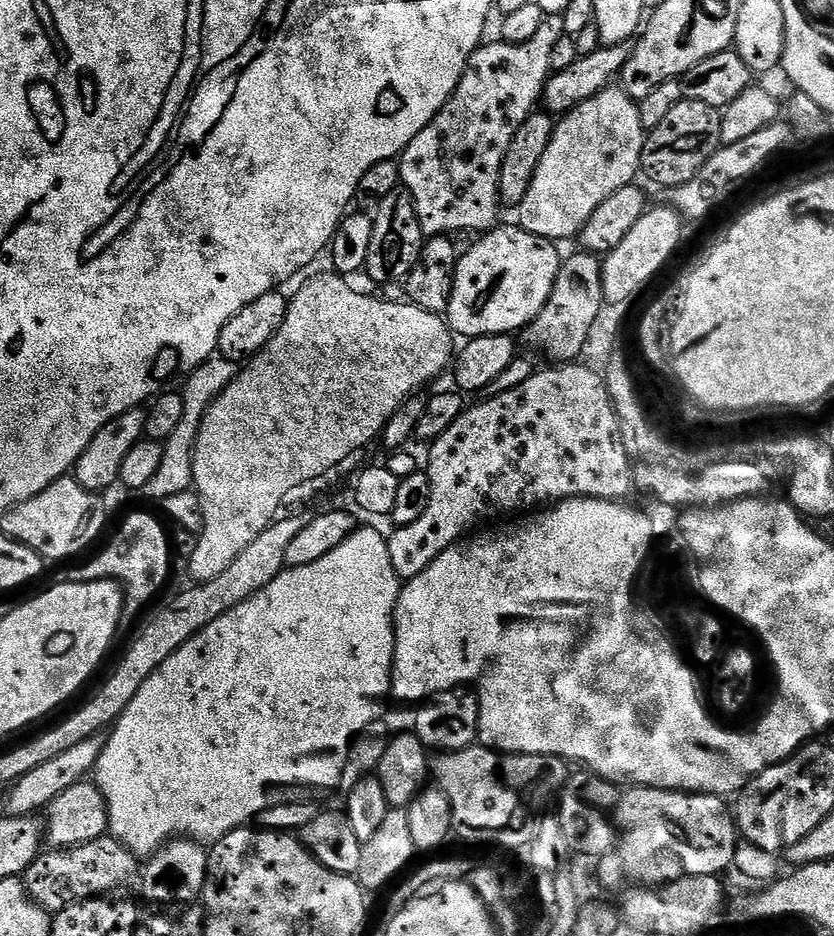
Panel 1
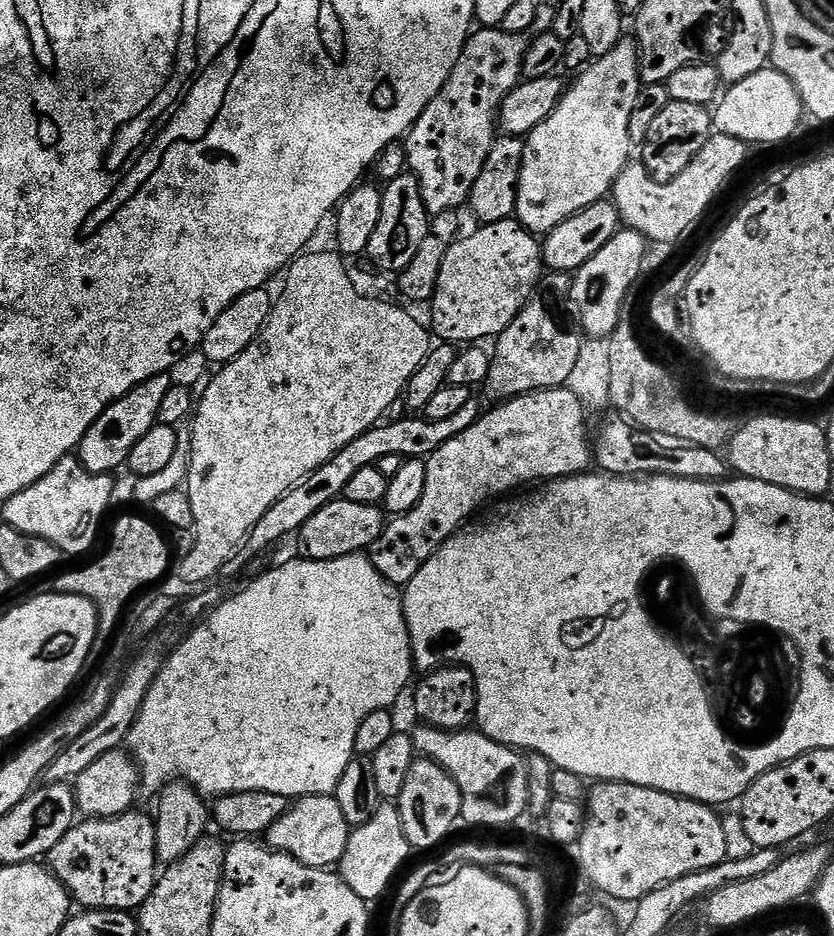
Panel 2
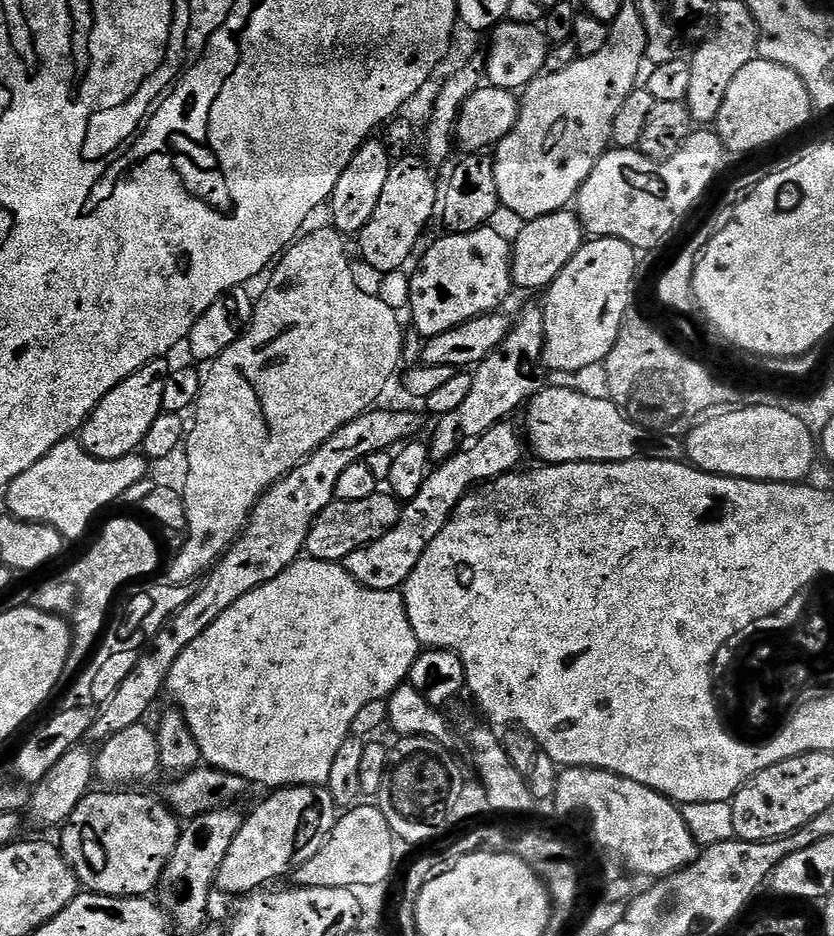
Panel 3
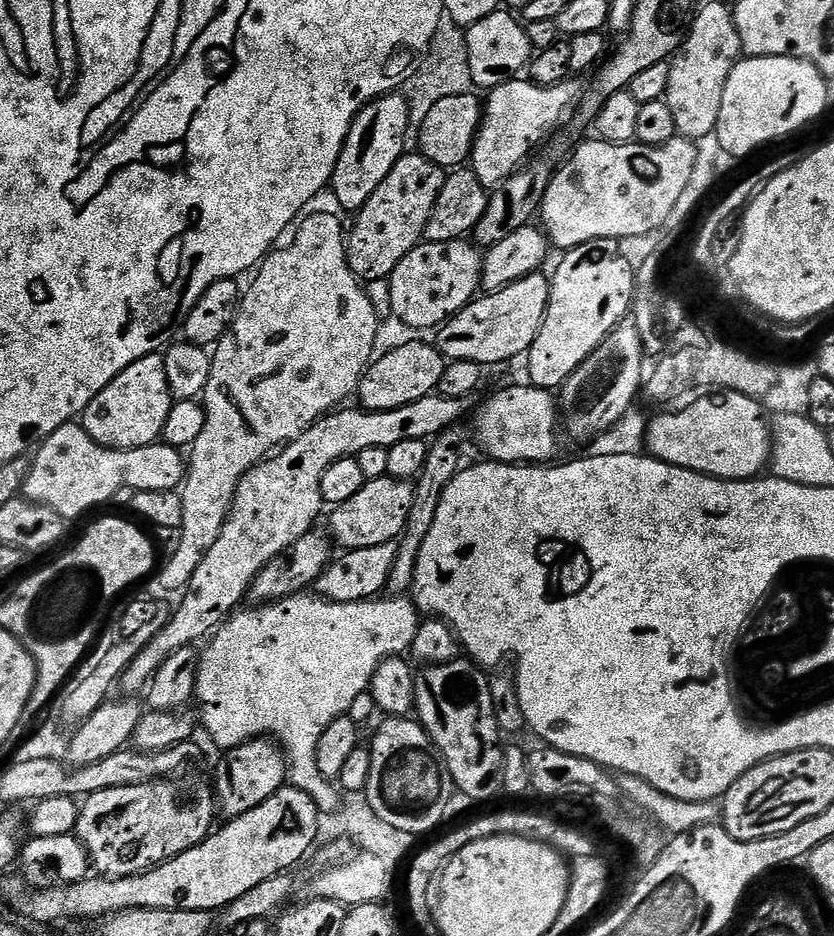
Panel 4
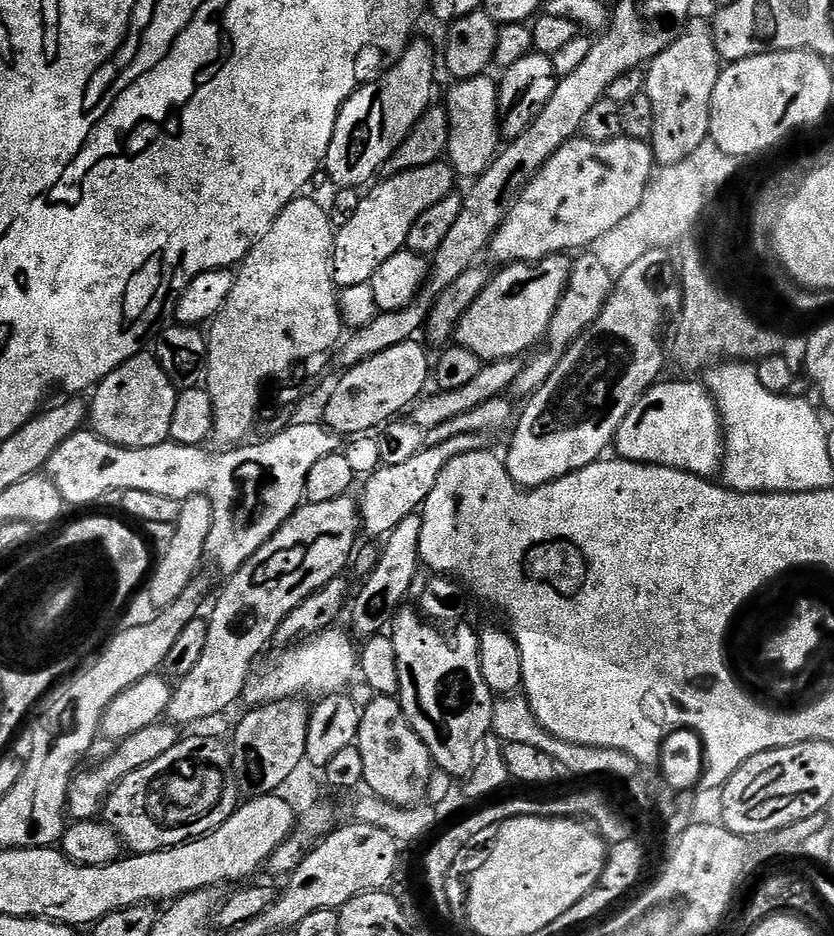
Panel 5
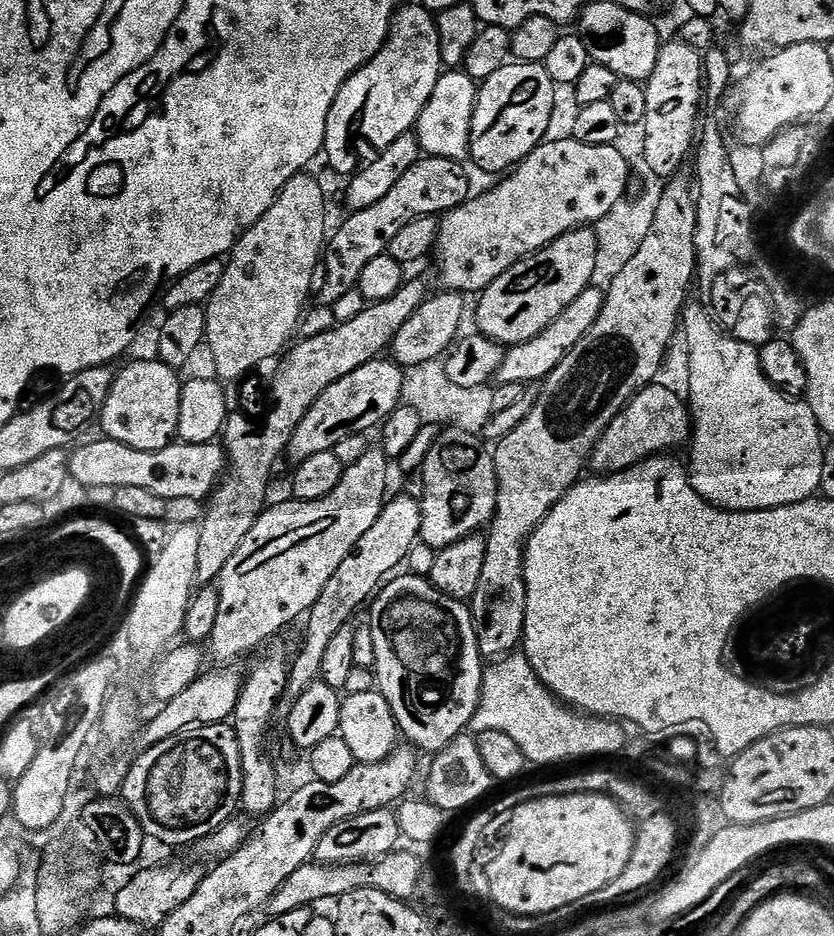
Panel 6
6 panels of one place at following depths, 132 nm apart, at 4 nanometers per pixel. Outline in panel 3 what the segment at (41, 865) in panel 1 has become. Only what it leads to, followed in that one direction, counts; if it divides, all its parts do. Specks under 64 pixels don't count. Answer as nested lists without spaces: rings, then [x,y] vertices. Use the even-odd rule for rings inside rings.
[[[140,790],[96,791],[89,791],[82,802],[78,802],[70,818],[64,821],[58,847],[64,853],[64,859],[71,866],[77,881],[87,891],[95,892],[97,896],[147,897],[160,883],[165,862],[174,854],[174,846],[180,837],[181,821],[167,803],[136,792]]]

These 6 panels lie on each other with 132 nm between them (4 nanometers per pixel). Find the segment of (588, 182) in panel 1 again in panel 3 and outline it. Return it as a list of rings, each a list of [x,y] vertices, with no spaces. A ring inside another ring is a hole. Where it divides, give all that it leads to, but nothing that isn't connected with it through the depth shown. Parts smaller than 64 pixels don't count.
[[[629,2],[626,6],[622,6],[618,18],[612,21],[608,30],[608,37],[606,38],[606,46],[602,46],[602,50],[598,50],[598,54],[580,56],[570,66],[566,66],[566,70],[541,74],[527,88],[523,89],[518,122],[514,126],[514,130],[510,130],[510,134],[506,134],[506,138],[502,138],[502,142],[496,145],[492,161],[494,166],[494,182],[498,182],[498,198],[505,213],[507,211],[513,212],[514,215],[521,216],[521,221],[527,222],[534,218],[542,218],[546,214],[563,212],[575,201],[576,195],[580,192],[580,187],[584,185],[586,178],[590,178],[594,166],[604,156],[605,152],[609,151],[612,144],[614,122],[618,118],[618,110],[622,110],[622,102],[626,102],[626,98],[630,98],[630,94],[638,86],[639,80],[636,79],[640,76],[640,67],[646,64],[647,55],[646,26],[642,22],[642,14],[635,3]]]

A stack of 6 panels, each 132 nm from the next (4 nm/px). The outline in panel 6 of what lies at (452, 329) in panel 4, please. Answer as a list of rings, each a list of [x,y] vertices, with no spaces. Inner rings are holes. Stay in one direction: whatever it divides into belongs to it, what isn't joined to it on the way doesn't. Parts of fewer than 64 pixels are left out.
[[[581,226],[562,234],[544,248],[531,252],[510,266],[490,286],[479,293],[476,324],[479,335],[500,346],[524,344],[534,338],[562,312],[574,298],[592,283],[596,269],[596,234],[591,227]]]

